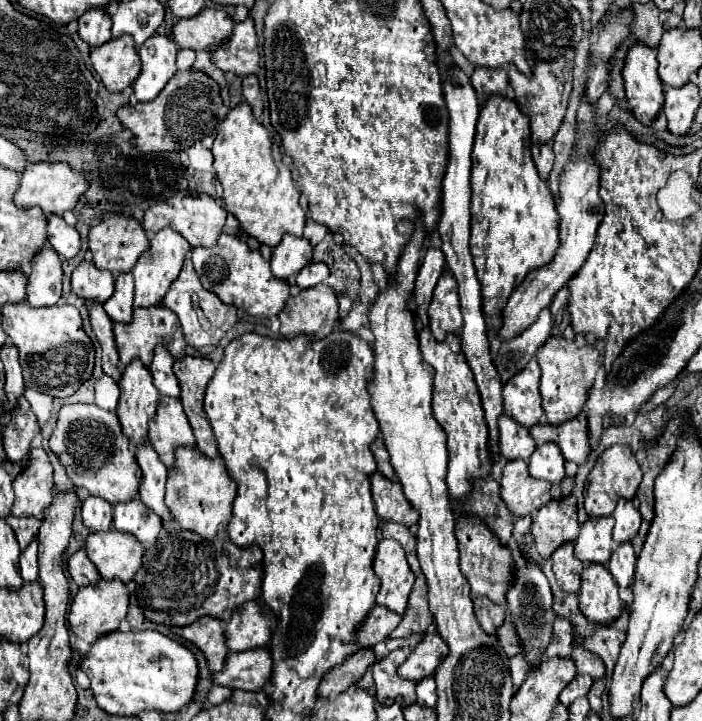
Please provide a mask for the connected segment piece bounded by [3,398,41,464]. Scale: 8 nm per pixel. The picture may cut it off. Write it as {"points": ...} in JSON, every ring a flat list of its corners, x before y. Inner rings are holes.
{"points":[[19,398,19,406,15,408,15,414,11,418,11,426,3,432,3,446,11,462,27,462,31,452,33,438,41,432,39,422,35,414,31,412,31,406,25,398]]}

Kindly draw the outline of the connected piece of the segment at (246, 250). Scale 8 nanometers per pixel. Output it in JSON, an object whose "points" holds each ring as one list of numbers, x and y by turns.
{"points":[[221,234,217,246,209,250,193,248,191,260,201,278,201,284,207,290,215,292,225,304,243,308,249,316,277,316,289,298,289,282,275,278,269,268,269,262,261,258,259,250,249,248,247,242,243,242,237,236]]}

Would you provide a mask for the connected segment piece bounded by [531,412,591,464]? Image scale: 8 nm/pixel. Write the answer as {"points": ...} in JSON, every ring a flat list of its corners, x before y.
{"points":[[581,412,579,416,563,422,563,424,537,424,531,428,531,436,537,444,543,442,555,442,565,460,573,460,577,464,583,464,591,452,589,432,587,432,587,414]]}

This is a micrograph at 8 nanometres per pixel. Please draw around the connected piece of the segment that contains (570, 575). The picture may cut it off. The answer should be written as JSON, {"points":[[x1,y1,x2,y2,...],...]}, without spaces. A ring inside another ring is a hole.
{"points":[[567,542,555,550,551,556,553,560,553,574,557,578,557,584,561,586,563,592,567,594,577,594,579,584,581,584,581,572,583,572,583,562,579,562,573,554,575,544]]}

